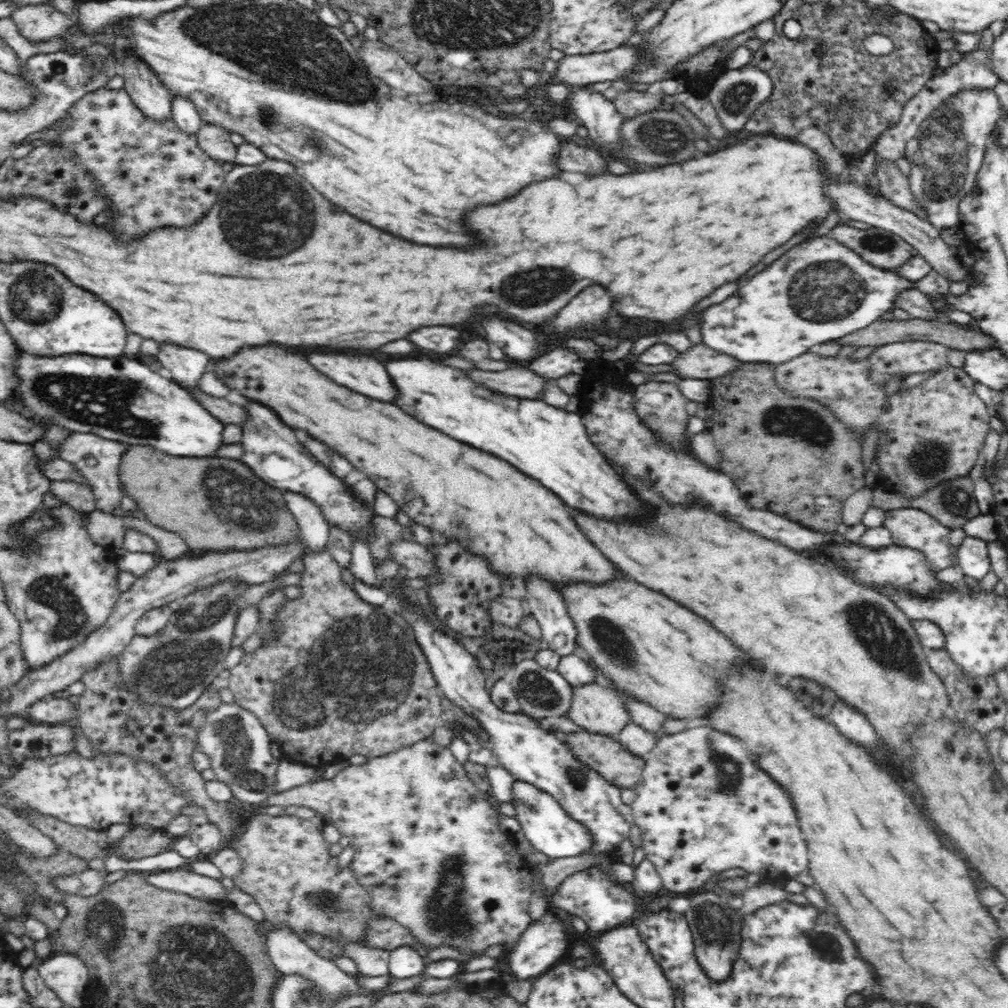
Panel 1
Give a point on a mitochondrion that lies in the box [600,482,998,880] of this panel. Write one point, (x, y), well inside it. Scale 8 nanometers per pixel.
(888, 643)

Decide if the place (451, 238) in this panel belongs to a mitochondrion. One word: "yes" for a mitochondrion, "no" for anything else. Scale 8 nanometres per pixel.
no

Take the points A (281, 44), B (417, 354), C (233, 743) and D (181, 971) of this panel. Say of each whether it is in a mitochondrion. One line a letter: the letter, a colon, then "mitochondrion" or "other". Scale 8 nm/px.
A: mitochondrion
B: other
C: mitochondrion
D: mitochondrion

